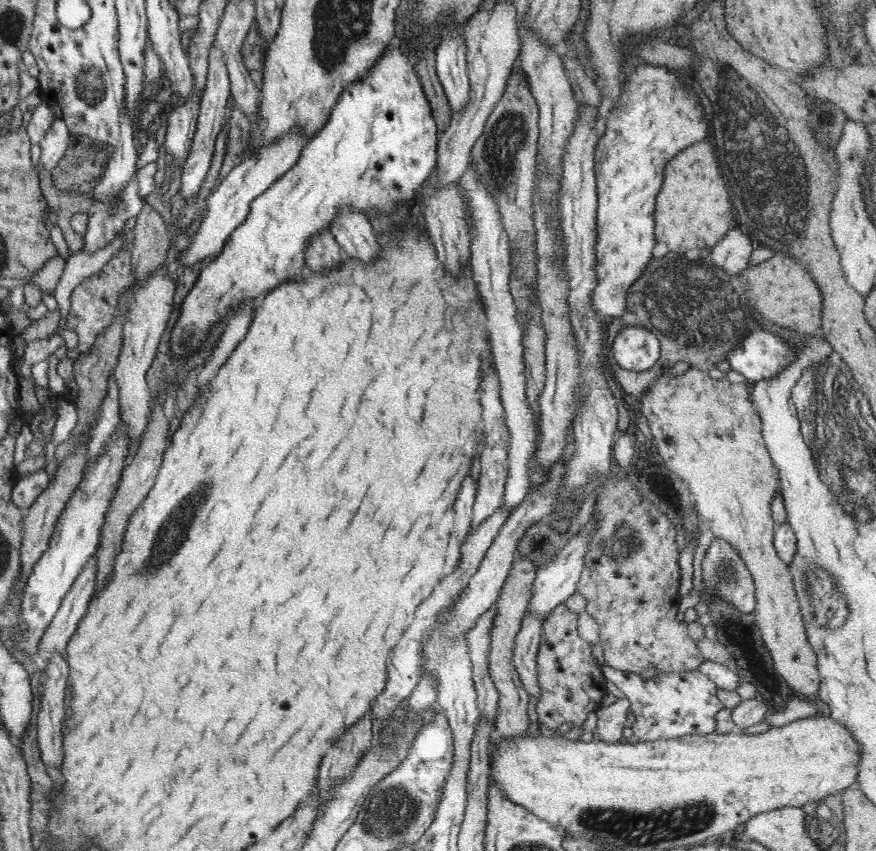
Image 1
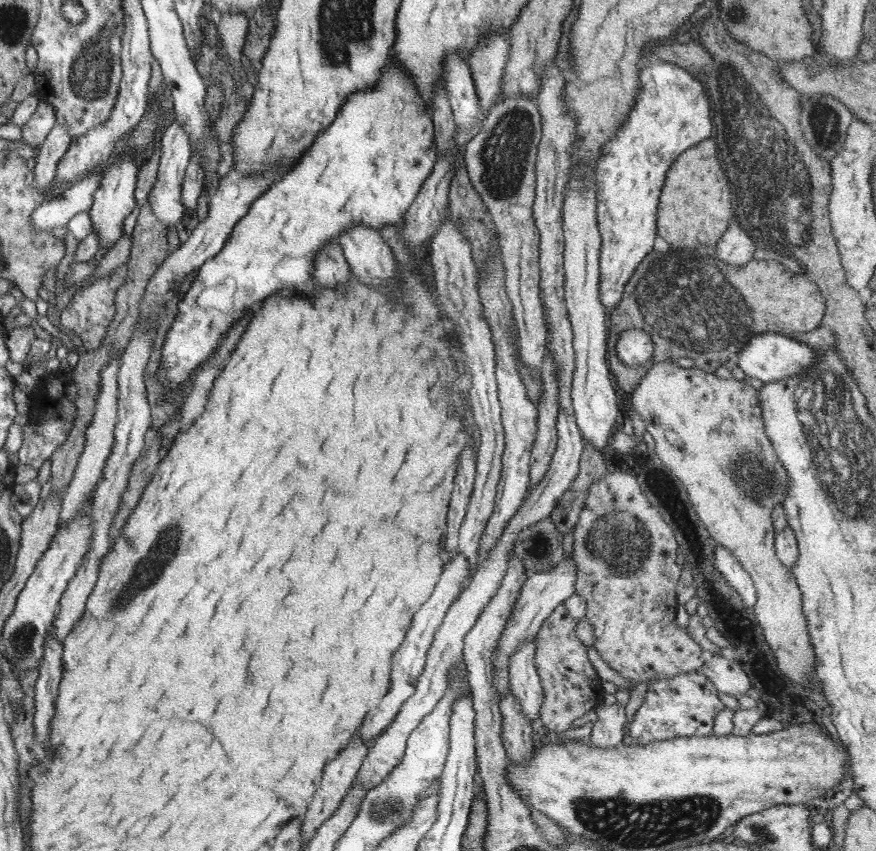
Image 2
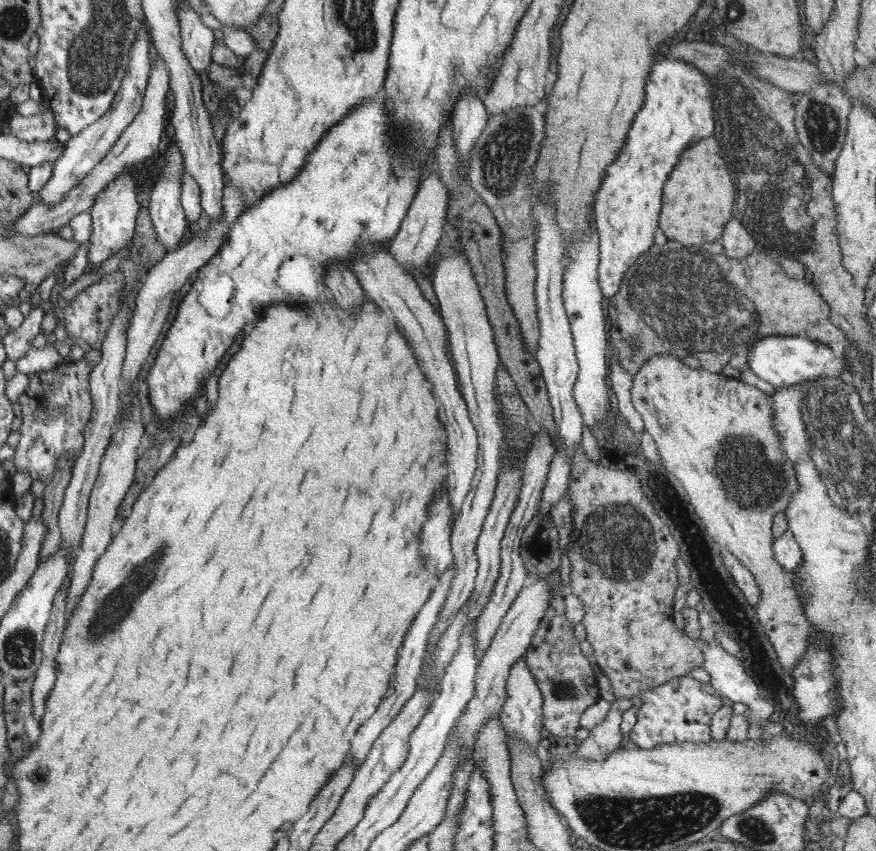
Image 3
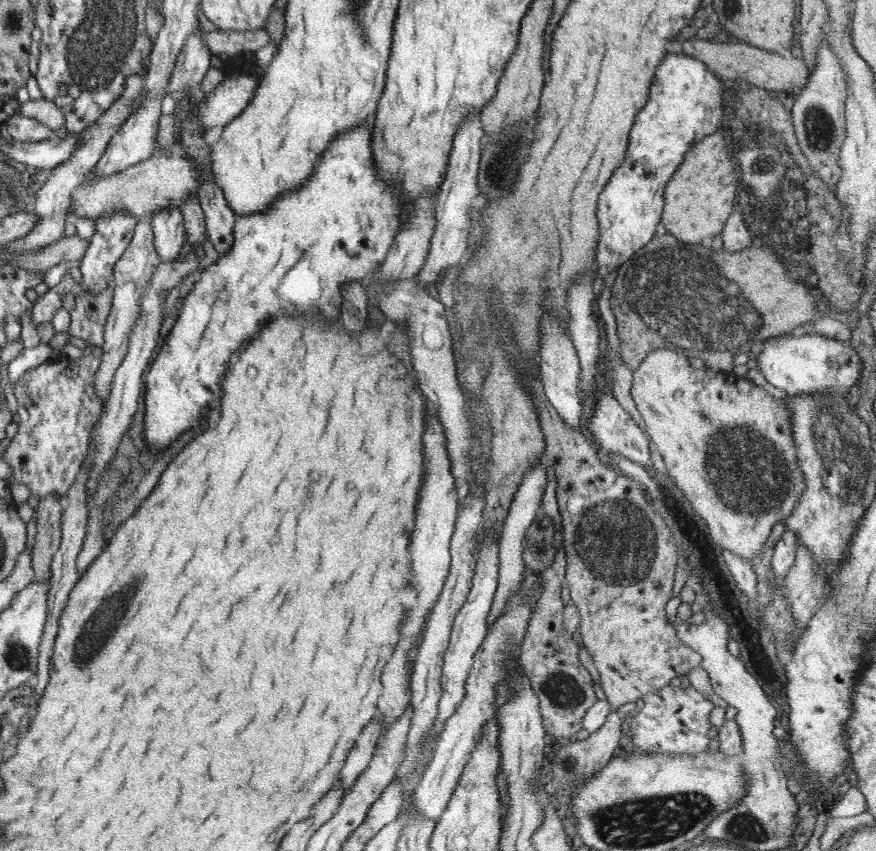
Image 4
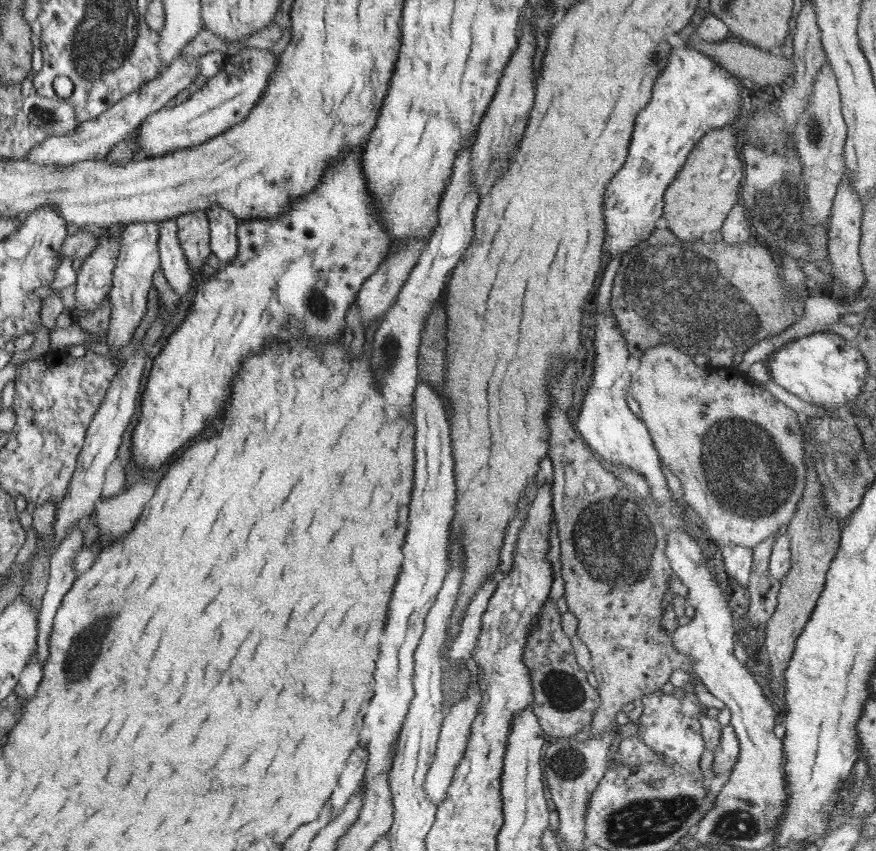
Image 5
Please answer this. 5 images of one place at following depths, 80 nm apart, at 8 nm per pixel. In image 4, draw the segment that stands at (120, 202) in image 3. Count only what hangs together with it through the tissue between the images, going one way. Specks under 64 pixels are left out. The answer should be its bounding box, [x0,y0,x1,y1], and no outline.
[76,210,141,292]

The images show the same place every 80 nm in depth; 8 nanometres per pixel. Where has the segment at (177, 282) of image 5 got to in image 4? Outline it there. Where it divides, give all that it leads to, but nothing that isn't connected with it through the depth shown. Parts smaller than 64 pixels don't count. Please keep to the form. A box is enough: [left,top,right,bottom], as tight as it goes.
[148,206,185,262]

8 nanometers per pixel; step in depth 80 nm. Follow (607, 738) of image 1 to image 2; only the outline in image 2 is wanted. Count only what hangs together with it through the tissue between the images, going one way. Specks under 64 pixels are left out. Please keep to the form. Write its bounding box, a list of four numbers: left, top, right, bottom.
[586,703,625,746]

